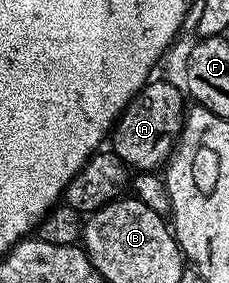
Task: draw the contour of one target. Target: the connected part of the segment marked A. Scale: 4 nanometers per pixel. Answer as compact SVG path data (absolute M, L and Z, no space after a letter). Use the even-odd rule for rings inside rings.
M149 79L139 94L128 103L110 133L111 151L129 169L141 172L152 172L167 165L168 157L180 139L180 129L184 126L186 115L185 93L181 89L180 93L168 80L156 79Z

